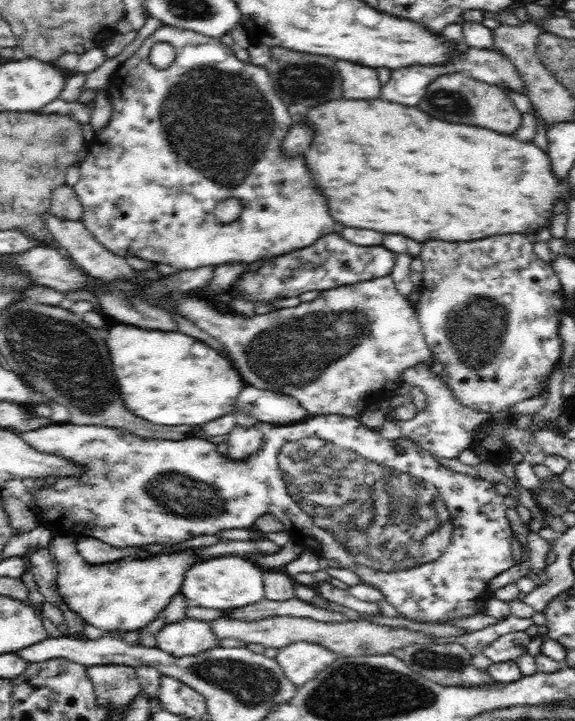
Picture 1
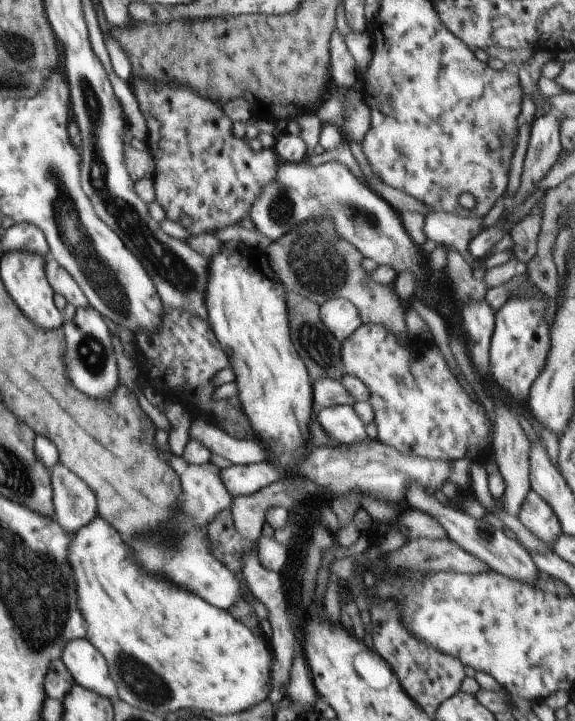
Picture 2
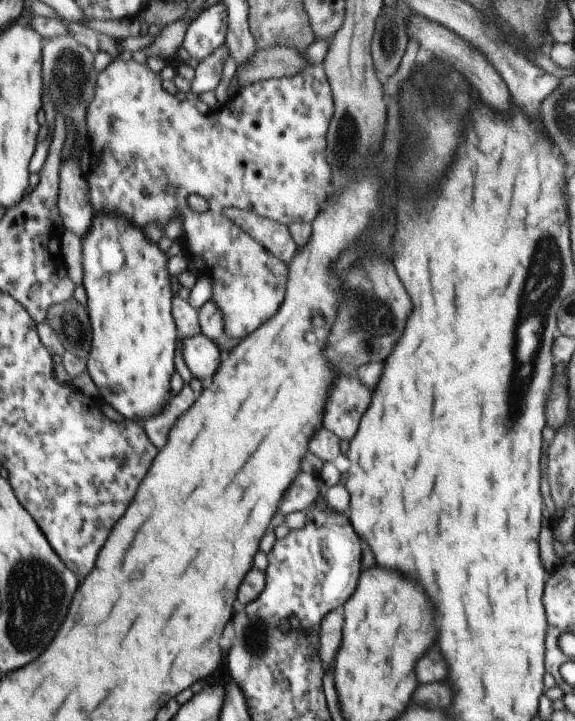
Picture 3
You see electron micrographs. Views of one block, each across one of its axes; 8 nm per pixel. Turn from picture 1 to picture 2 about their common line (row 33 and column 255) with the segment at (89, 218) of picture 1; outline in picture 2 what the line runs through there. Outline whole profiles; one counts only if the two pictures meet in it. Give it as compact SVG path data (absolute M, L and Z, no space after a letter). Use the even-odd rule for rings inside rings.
M141 78L133 79L129 85L146 120L145 142L154 162L151 179L155 202L163 210L164 218L178 223L191 236L213 234L215 230L238 224L246 218L251 202L259 196L261 186L275 180L275 168L279 166L279 161L272 148L251 151L243 138L235 138L230 132L231 122L222 106L209 102L209 98L187 90L185 86L177 86L173 82L157 86L155 82Z

